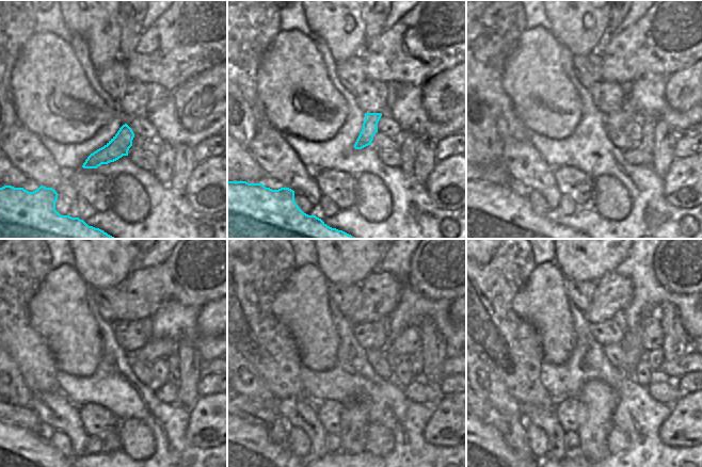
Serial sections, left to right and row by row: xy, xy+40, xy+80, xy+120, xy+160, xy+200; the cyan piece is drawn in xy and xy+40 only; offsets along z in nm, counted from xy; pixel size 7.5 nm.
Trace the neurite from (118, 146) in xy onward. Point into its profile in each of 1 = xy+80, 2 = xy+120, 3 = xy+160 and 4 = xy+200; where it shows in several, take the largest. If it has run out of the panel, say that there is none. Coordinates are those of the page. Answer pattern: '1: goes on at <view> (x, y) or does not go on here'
1: goes on at xy+80 (616, 119)
2: goes on at xy+120 (154, 350)
3: goes on at xy+160 (409, 341)
4: goes on at xy+200 (653, 335)

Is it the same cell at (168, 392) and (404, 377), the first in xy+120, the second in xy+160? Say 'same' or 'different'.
different

